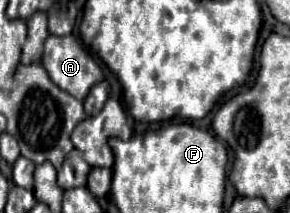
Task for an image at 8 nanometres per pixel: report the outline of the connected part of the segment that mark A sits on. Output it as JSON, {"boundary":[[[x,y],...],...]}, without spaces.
{"boundary":[[[49,36],[45,40],[45,52],[41,58],[43,68],[49,72],[49,78],[65,92],[69,92],[71,96],[75,96],[77,100],[85,100],[87,94],[91,92],[91,88],[95,84],[99,84],[103,80],[103,72],[97,66],[97,62],[91,58],[91,54],[75,40],[75,36]]]}

